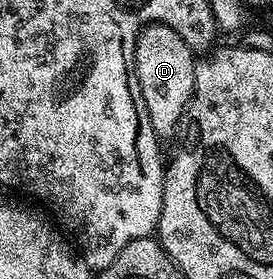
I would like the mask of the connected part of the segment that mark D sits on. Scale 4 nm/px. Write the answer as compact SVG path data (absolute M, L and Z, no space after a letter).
M149 23L139 32L135 42L135 72L149 121L160 140L167 141L184 122L187 106L193 97L196 62L196 52L183 40L181 33L169 29L169 25Z

